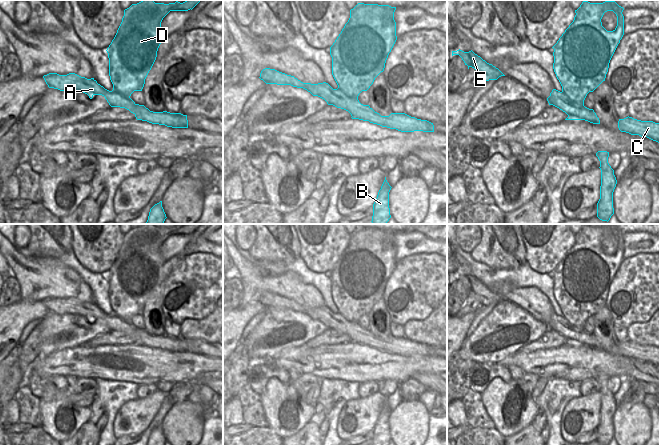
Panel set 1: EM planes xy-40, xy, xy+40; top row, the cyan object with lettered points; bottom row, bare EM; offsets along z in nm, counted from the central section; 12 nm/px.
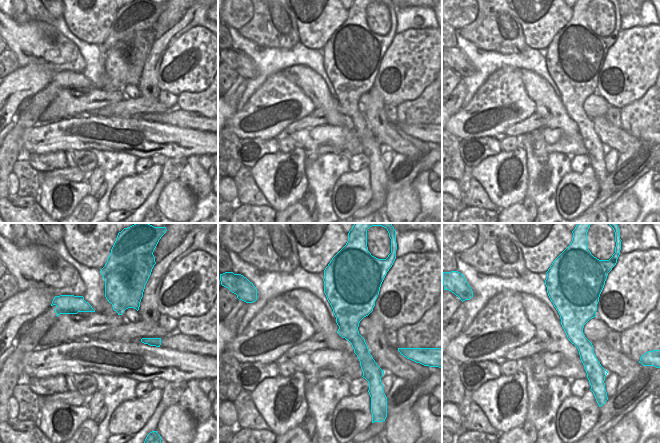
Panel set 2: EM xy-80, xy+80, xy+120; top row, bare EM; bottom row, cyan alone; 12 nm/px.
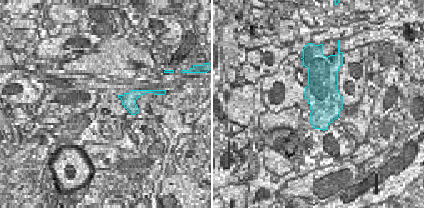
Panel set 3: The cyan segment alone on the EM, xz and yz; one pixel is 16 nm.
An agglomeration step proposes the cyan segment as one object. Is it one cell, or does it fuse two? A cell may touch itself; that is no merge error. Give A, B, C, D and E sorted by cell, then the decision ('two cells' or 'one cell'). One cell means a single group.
A C E / B D; two cells

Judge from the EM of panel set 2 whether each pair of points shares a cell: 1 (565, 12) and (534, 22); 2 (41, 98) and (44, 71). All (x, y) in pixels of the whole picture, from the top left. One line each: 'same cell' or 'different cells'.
1: same cell
2: different cells

